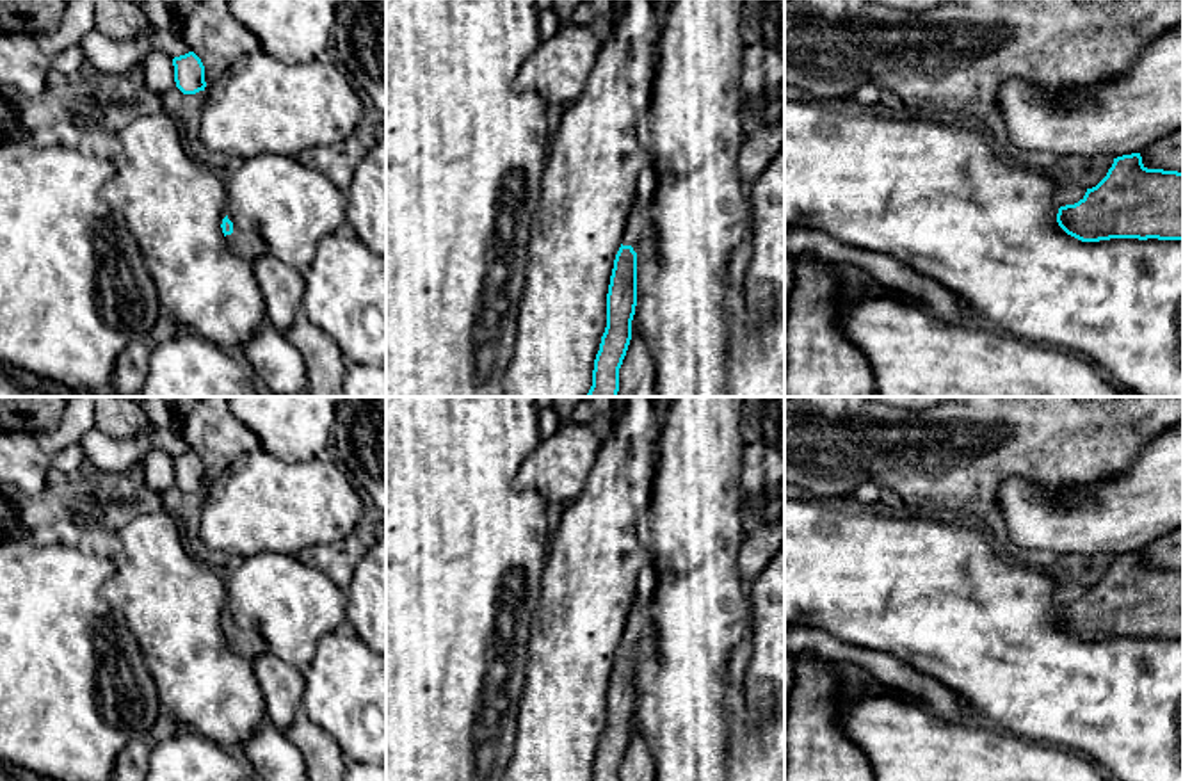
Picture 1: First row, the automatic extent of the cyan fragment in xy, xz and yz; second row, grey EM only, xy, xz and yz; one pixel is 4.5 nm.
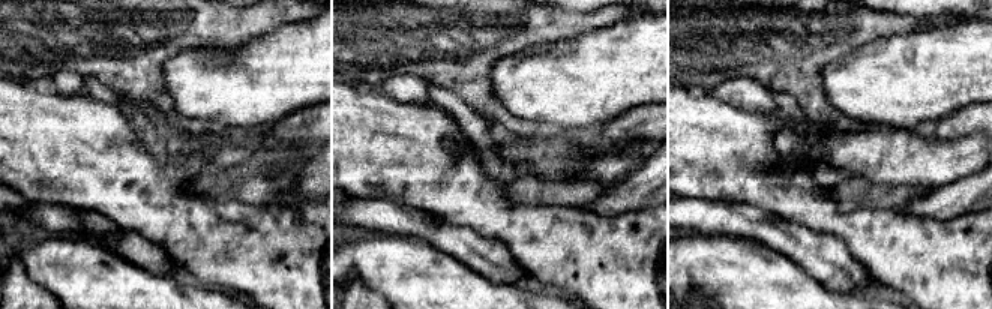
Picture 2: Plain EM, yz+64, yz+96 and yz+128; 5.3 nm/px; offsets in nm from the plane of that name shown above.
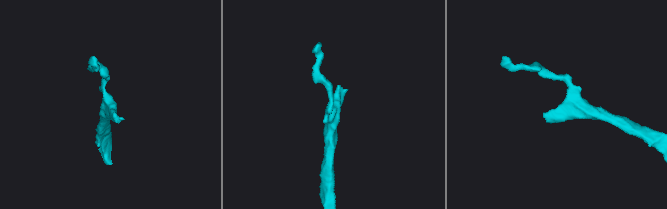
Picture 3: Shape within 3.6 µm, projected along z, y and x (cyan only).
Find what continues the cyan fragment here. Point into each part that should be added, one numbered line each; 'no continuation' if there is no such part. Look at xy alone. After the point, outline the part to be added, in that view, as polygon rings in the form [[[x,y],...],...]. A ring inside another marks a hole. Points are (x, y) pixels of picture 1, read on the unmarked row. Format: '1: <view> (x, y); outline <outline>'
1: xy (248, 644); outline [[[235,623],[233,632],[226,633],[226,642],[233,653],[249,662],[267,651],[267,642],[256,630],[244,630]]]

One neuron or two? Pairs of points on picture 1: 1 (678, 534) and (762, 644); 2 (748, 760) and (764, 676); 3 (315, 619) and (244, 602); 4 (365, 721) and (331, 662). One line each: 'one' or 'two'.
1: two
2: two
3: one
4: one

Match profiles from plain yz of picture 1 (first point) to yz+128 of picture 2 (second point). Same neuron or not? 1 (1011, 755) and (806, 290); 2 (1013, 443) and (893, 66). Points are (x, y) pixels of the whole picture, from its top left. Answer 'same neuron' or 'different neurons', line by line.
1: same neuron
2: different neurons

